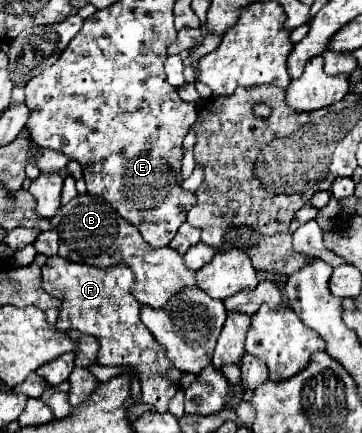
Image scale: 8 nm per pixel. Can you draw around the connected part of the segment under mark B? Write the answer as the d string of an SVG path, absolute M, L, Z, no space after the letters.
M83 193L73 197L65 207L61 207L61 211L63 219L57 225L59 255L71 261L81 259L97 267L125 263L135 273L131 293L143 305L163 309L163 305L167 305L167 301L171 301L171 297L181 293L185 287L195 287L195 273L183 265L183 257L179 253L175 253L171 247L155 249L147 245L137 227L119 217L119 213L115 213L115 209L107 201L103 201L103 197Z

